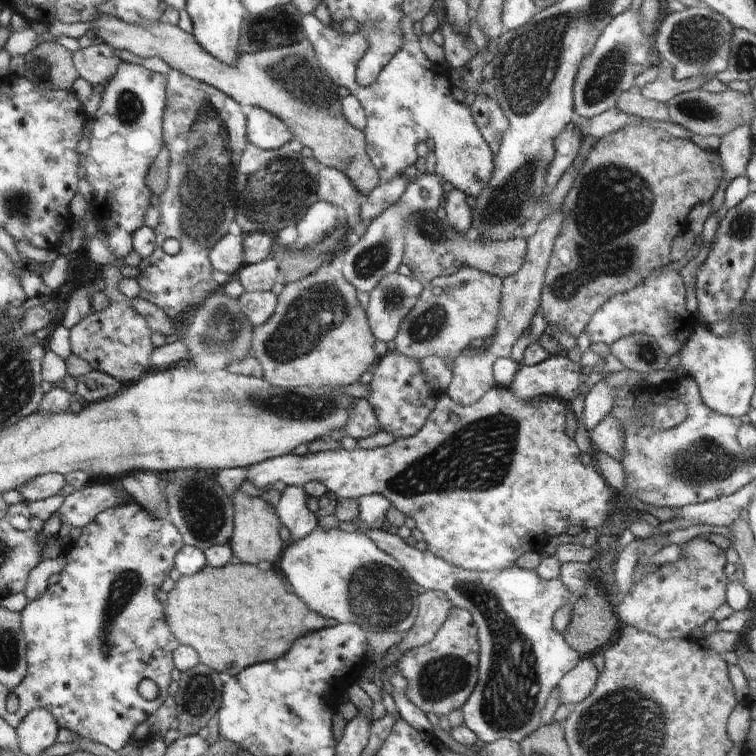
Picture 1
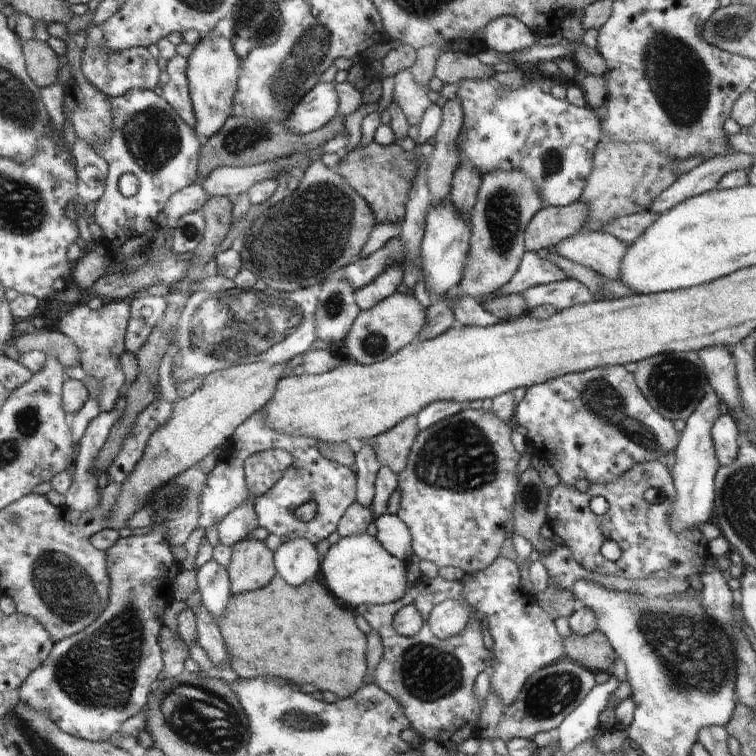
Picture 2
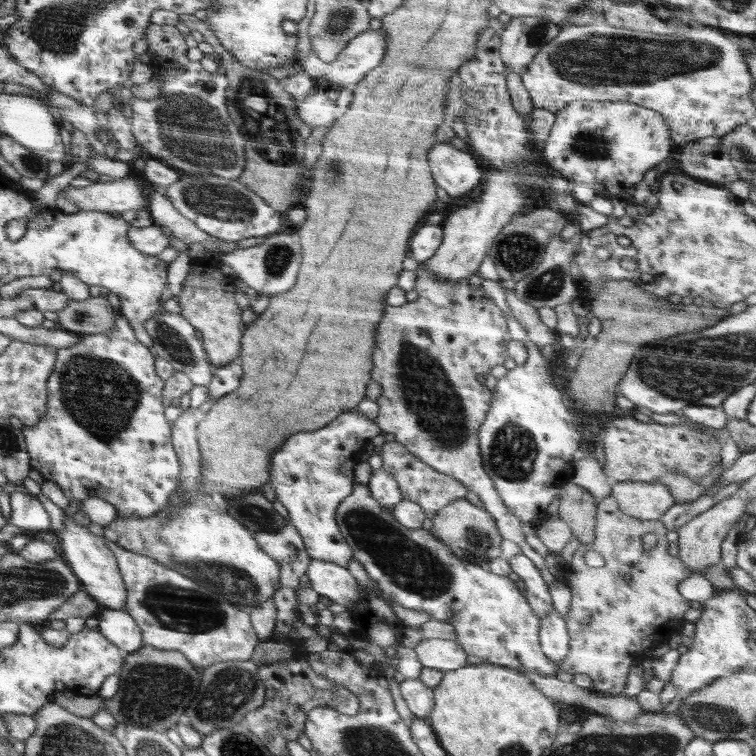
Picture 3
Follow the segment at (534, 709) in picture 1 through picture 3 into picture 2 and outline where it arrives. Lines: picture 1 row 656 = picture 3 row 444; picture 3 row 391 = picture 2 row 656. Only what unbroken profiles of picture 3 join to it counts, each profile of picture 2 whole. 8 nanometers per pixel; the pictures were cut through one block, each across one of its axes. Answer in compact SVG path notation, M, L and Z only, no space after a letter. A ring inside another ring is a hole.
M498 556L485 570L470 574L462 581L463 602L453 598L444 598L436 602L427 614L427 626L430 633L443 640L462 630L469 616L478 612L488 618L489 631L494 640L494 666L489 669L490 688L494 691L504 711L520 693L524 682L540 668L557 662L564 656L563 640L557 634L553 619L542 610L527 592L520 586L518 565Z

